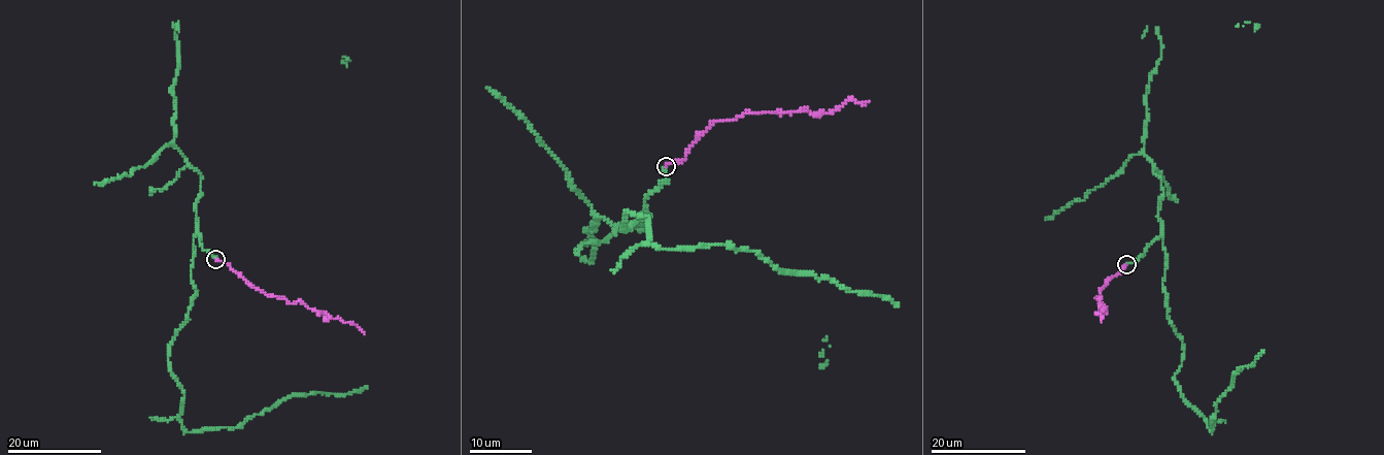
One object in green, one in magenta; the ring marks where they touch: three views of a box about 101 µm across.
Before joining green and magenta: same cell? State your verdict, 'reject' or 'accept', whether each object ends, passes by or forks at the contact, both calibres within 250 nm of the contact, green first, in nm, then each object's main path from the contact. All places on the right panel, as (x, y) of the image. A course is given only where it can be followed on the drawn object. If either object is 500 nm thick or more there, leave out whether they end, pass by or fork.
accept; green ends there; magenta ends there; 220 nm thick on the green side, 240 nm on the other; green runs (1127, 264), (1162, 237), (1170, 324), (1183, 349), (1174, 380), (1210, 429), (1216, 402), (1233, 375), (1263, 351); magenta runs (1126, 264), (1100, 290), (1102, 295), (1096, 298), (1105, 306), (1096, 314), (1101, 317), (1101, 321)

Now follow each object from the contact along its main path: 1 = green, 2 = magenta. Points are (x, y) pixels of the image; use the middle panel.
1: (667, 167), (639, 221), (649, 215), (626, 230), (627, 212), (647, 218), (659, 247), (752, 250), (899, 305)
2: (667, 166), (683, 160), (714, 122), (734, 121), (745, 112), (820, 115), (835, 111), (850, 99), (870, 100)

